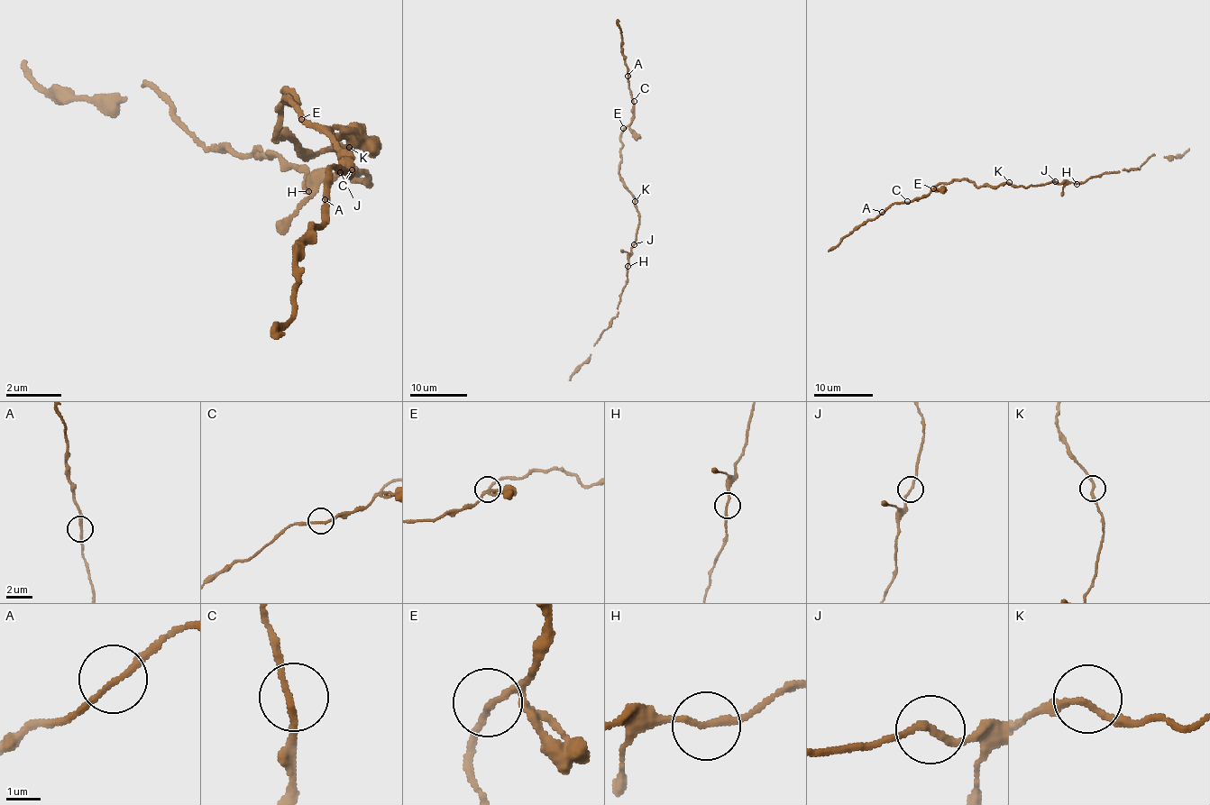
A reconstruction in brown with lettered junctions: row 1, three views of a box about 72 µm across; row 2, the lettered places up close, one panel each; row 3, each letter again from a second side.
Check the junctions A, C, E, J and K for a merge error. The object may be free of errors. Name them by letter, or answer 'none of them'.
none of them

